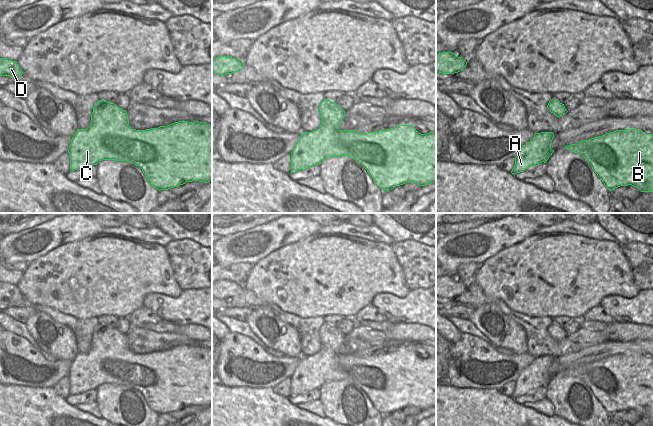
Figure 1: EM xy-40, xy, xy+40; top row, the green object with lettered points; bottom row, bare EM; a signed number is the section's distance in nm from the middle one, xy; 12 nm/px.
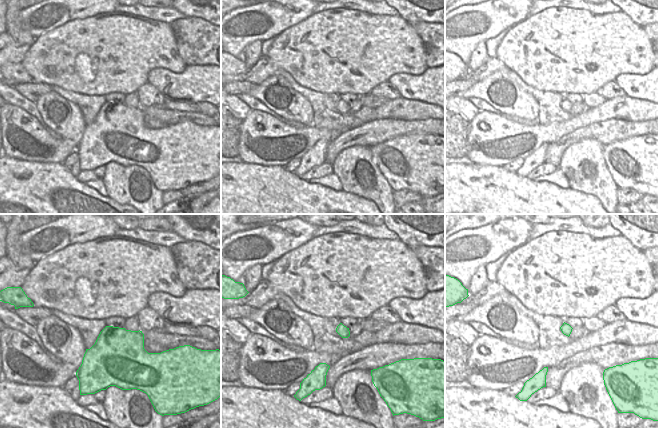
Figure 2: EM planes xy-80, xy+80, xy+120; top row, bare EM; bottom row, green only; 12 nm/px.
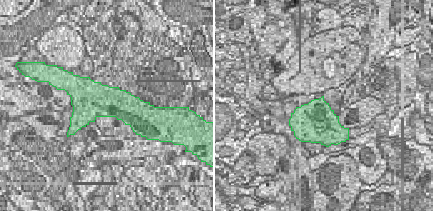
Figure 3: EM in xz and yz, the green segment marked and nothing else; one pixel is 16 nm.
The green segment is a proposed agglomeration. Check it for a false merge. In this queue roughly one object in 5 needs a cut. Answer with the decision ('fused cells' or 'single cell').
single cell

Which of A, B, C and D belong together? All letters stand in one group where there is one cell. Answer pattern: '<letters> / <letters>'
A B C D

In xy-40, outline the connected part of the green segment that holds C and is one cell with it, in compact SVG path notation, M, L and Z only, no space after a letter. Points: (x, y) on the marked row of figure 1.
M98 100L93 106L90 126L87 129L77 129L68 153L71 172L97 165L102 160L126 161L140 167L149 184L159 191L192 181L208 183L212 180L212 125L199 121L178 121L158 128L136 130L129 125L126 110L112 102Z

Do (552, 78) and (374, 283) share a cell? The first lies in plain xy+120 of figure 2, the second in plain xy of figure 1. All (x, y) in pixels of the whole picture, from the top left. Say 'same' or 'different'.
same

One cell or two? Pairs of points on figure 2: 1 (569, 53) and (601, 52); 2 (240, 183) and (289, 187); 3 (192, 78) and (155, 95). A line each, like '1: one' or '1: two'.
1: one
2: one
3: two

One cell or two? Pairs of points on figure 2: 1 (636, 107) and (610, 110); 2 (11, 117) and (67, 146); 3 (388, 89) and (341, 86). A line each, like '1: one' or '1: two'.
1: one
2: one
3: two

